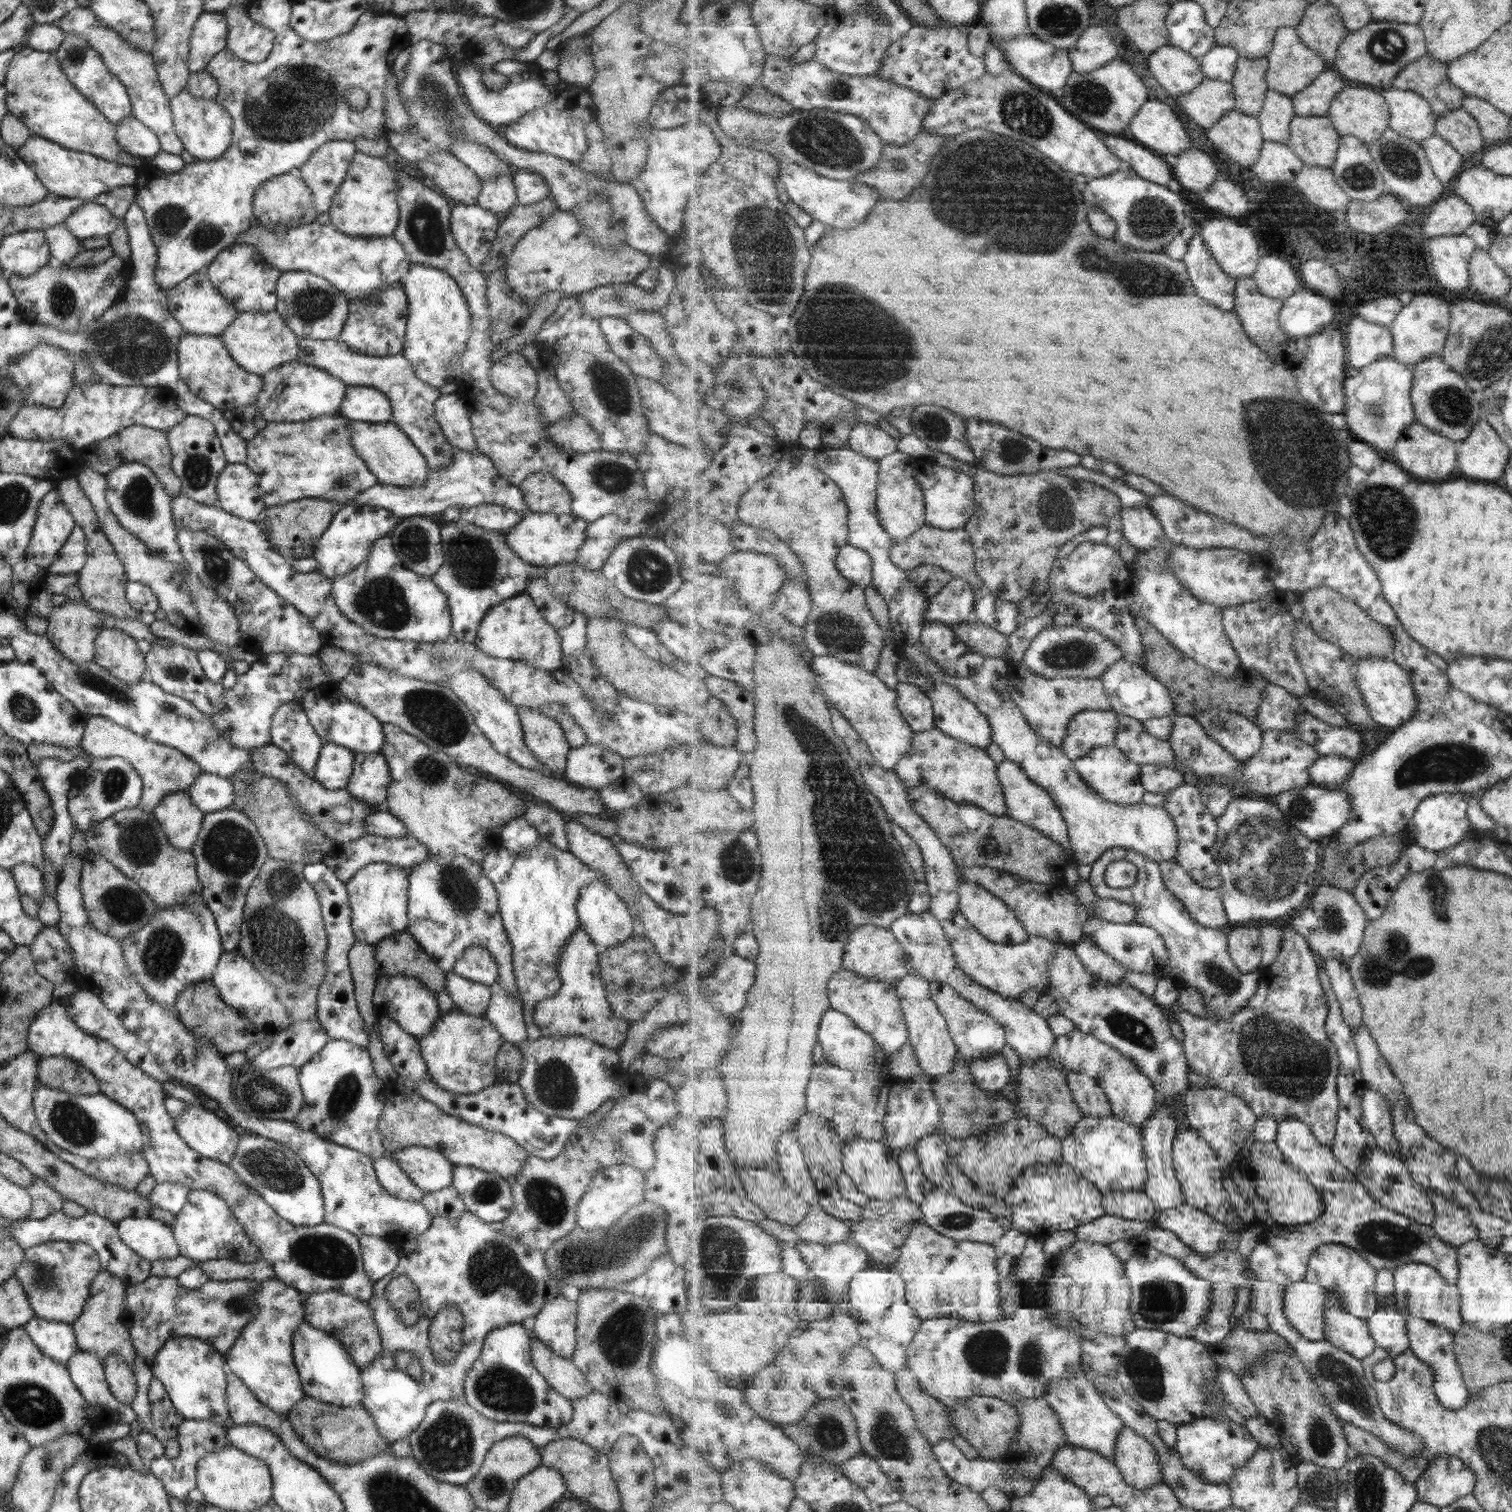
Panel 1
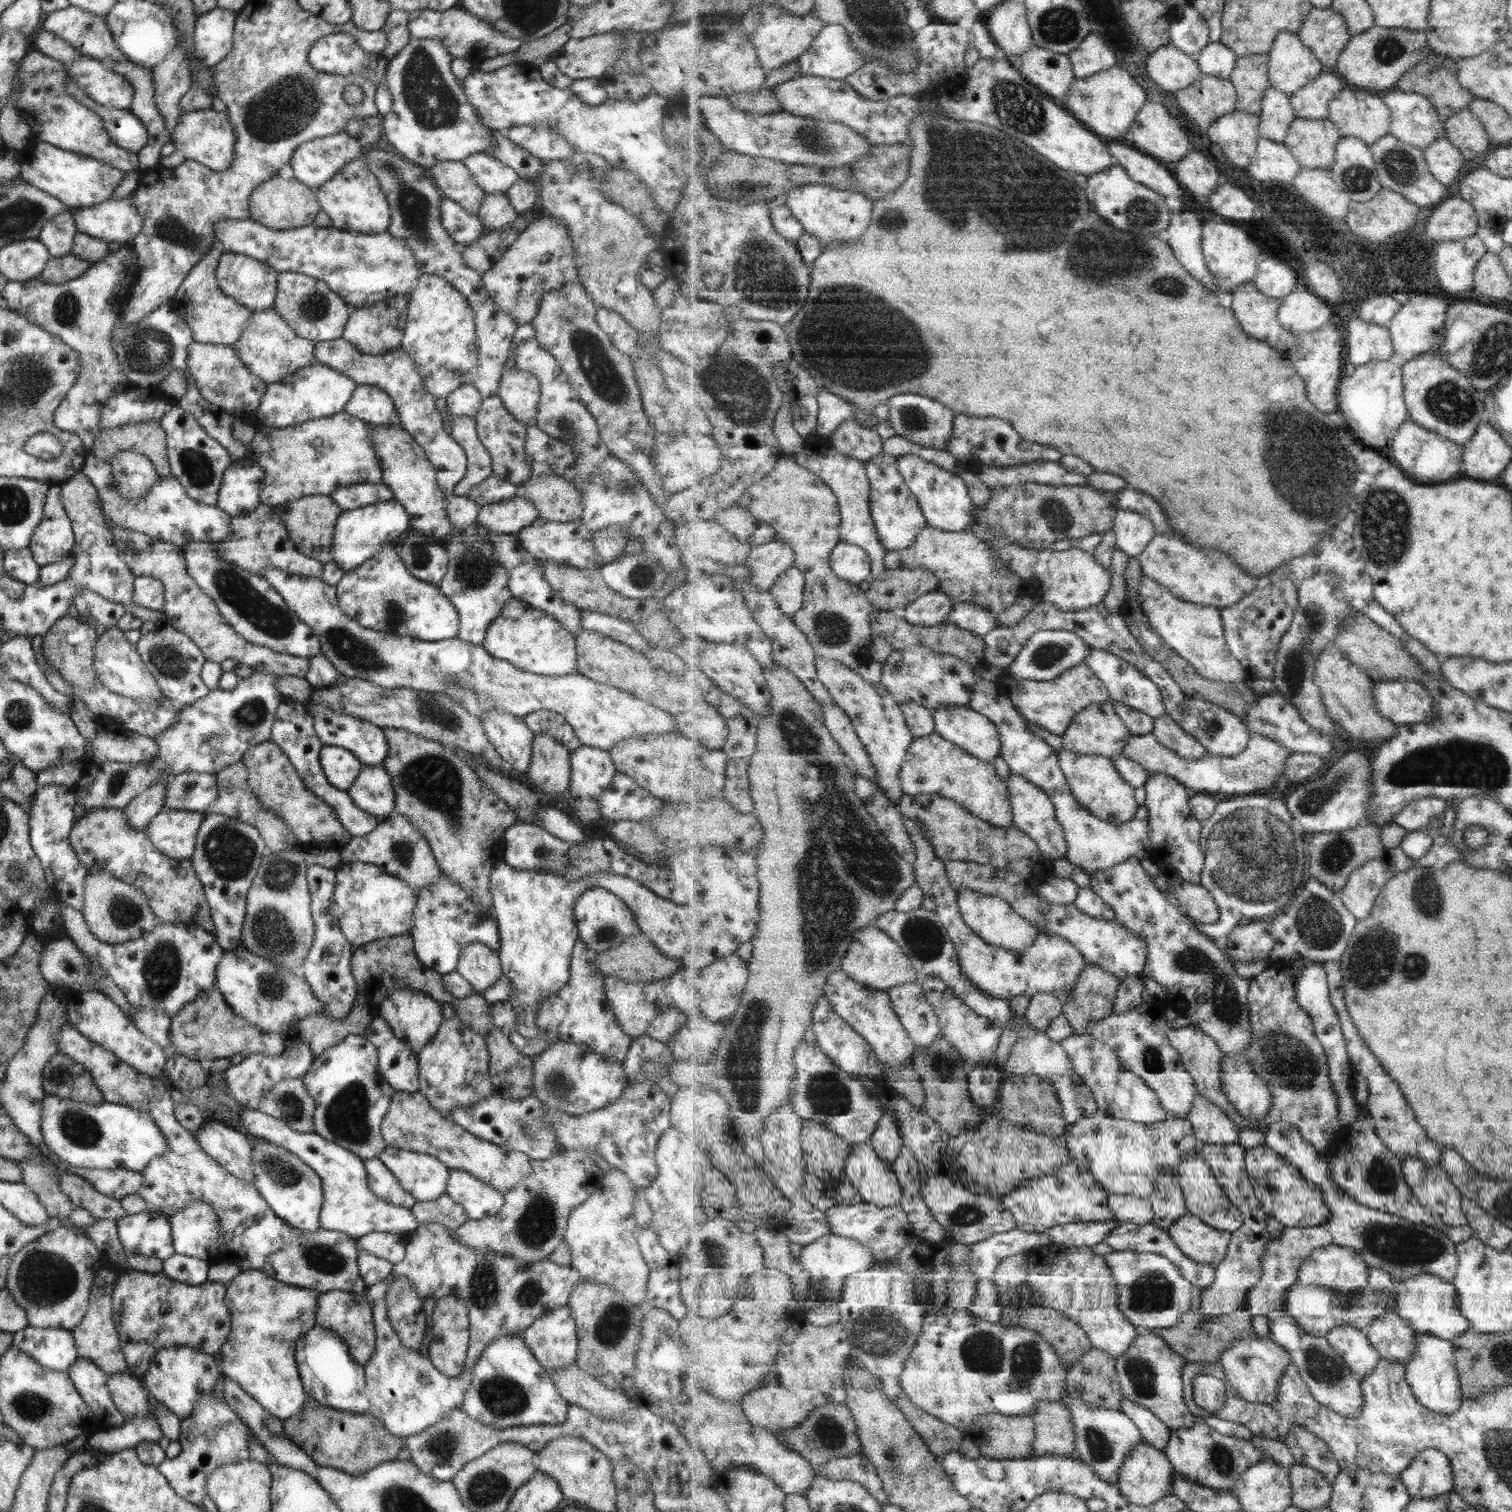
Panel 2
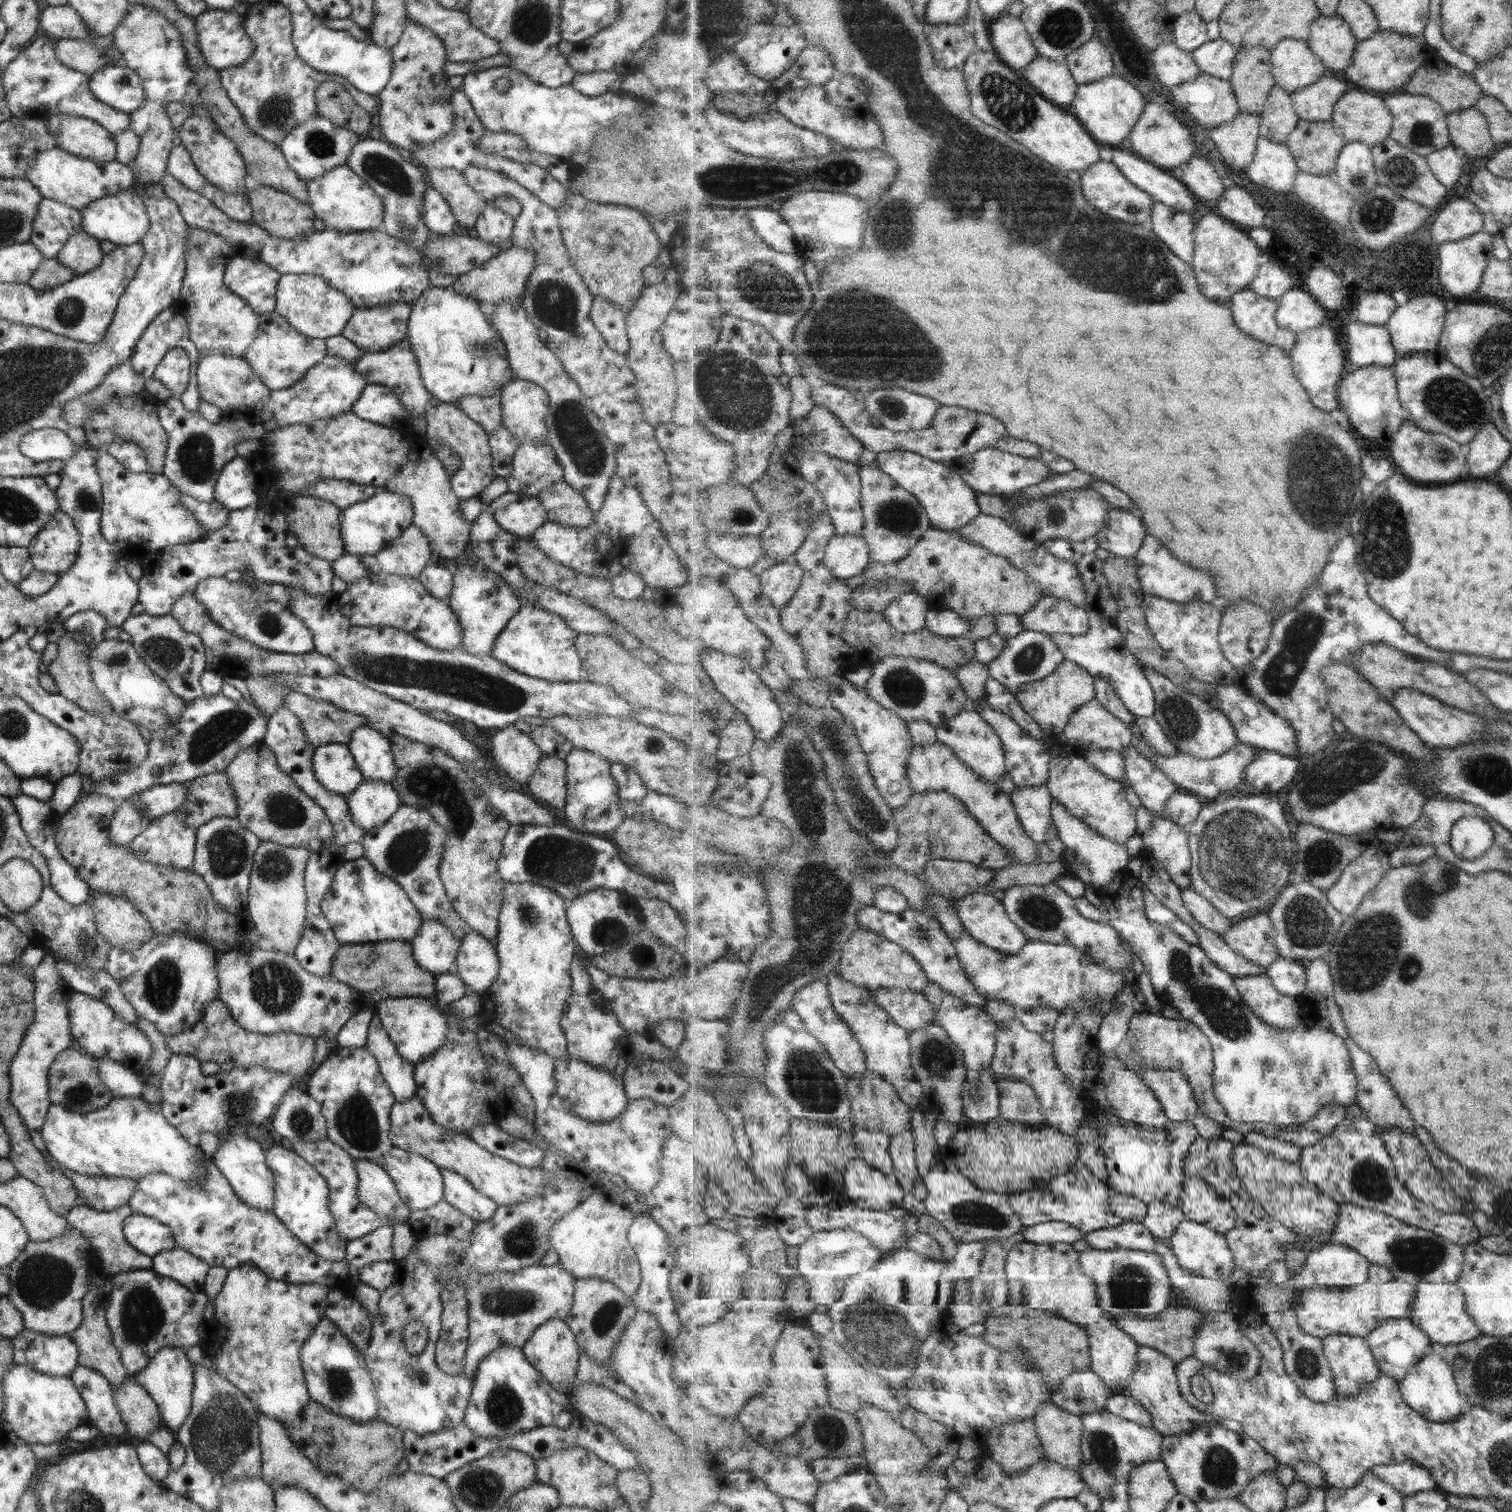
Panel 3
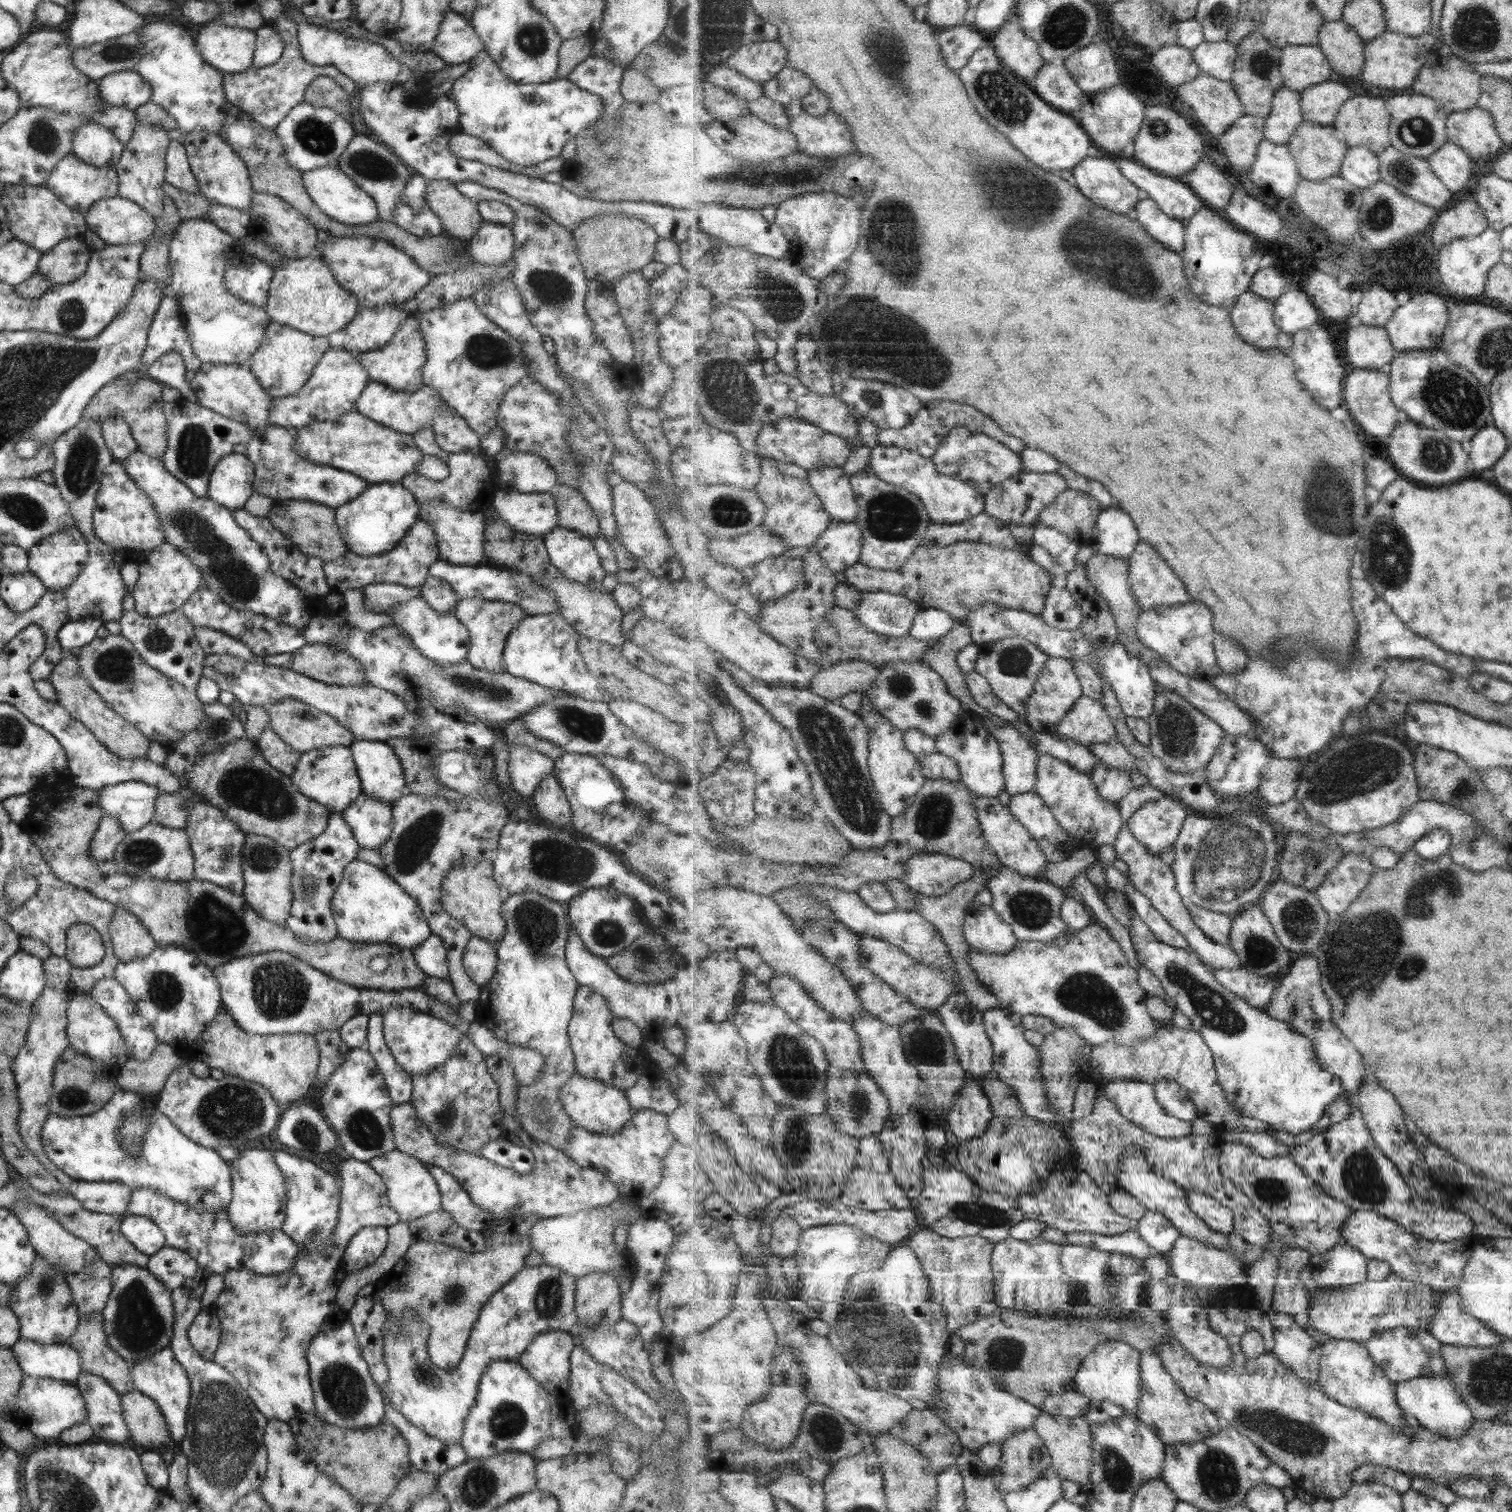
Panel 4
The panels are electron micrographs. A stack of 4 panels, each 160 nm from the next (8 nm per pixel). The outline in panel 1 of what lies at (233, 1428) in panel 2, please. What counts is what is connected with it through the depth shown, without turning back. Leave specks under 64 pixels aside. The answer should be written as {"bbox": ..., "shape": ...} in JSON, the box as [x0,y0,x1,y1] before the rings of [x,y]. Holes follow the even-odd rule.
{"bbox":[149,1419,228,1500],"shape":[[[209,1419],[184,1420],[178,1428],[178,1435],[175,1440],[179,1445],[179,1452],[175,1458],[167,1458],[161,1455],[153,1458],[149,1464],[149,1472],[153,1473],[163,1485],[166,1494],[173,1496],[175,1500],[187,1499],[187,1492],[196,1488],[196,1466],[199,1460],[212,1450],[219,1450],[222,1446],[228,1446],[226,1429],[220,1424],[214,1423]]]}

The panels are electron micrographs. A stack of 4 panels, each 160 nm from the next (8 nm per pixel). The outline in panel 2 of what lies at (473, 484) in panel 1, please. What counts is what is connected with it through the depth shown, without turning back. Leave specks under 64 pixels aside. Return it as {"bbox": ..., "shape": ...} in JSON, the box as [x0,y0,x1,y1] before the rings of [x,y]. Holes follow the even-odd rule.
{"bbox":[329,473,520,511],"shape":[[[492,473],[485,480],[482,480],[477,486],[474,486],[465,499],[473,501],[476,505],[482,507],[484,504],[499,502],[504,498],[513,498],[520,493],[519,485],[513,484],[499,478]],[[381,482],[338,486],[329,497],[342,511],[393,499],[392,492]]]}

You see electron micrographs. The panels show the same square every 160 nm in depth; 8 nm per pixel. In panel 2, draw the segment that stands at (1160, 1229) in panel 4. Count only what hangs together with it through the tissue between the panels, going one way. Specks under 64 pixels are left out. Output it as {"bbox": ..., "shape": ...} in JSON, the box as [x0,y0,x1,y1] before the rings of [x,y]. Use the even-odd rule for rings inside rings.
{"bbox":[1148,1170,1188,1230],"shape":[[[1166,1170],[1156,1182],[1156,1191],[1148,1197],[1154,1209],[1153,1224],[1168,1230],[1179,1219],[1188,1214],[1186,1197],[1177,1173]]]}

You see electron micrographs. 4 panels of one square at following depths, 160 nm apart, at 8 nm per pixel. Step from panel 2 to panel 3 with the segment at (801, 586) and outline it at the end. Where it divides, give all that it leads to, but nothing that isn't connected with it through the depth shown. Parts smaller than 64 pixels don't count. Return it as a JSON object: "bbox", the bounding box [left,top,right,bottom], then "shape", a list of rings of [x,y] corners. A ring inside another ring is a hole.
{"bbox":[758,560,804,609],"shape":[[[794,560],[777,563],[765,569],[758,577],[773,604],[782,609],[795,596],[801,586],[804,570]]]}

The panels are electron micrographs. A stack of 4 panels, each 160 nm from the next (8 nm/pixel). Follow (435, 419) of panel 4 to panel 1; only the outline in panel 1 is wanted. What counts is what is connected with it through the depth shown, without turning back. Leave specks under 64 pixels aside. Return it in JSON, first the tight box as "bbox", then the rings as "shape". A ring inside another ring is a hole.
{"bbox":[339,385,391,423],"shape":[[[346,385],[339,414],[358,423],[391,423],[387,397],[374,388]]]}

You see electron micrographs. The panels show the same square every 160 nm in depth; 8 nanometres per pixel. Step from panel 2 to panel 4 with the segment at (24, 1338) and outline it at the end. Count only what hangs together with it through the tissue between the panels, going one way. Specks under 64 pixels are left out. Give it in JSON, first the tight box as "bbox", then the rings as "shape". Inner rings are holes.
{"bbox":[10,1338,82,1385],"shape":[[[19,1338],[10,1349],[23,1375],[74,1385],[82,1374],[78,1352],[66,1343],[39,1344]]]}

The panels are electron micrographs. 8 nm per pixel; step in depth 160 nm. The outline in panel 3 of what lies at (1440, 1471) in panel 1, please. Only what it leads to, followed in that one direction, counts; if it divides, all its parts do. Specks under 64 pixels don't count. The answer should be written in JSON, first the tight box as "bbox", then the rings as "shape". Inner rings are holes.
{"bbox":[1371,1460,1439,1497],"shape":[[[1411,1460],[1374,1466],[1371,1471],[1379,1478],[1394,1485],[1405,1497],[1416,1492],[1436,1490],[1439,1487],[1428,1468],[1414,1464]]]}

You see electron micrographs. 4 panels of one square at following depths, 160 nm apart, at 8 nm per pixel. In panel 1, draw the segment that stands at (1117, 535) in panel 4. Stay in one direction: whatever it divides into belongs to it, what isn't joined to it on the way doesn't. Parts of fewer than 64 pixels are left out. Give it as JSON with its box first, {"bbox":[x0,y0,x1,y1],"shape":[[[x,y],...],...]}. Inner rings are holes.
{"bbox":[1120,506,1166,552],"shape":[[[1149,506],[1124,507],[1120,521],[1124,538],[1138,552],[1151,551],[1166,538],[1162,522]]]}

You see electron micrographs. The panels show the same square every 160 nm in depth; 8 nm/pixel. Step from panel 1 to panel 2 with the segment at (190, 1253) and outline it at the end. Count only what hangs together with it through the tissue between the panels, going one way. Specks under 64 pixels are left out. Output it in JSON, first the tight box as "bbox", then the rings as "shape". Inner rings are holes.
{"bbox":[169,1200,230,1261],"shape":[[[198,1200],[169,1216],[173,1253],[207,1261],[209,1256],[230,1260],[219,1241],[218,1220],[211,1205]]]}

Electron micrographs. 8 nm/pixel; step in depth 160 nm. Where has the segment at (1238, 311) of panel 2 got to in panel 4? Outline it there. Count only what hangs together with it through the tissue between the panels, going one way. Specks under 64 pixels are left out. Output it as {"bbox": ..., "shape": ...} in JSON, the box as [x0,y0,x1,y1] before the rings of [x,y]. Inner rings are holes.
{"bbox":[1231,291,1294,352],"shape":[[[1248,291],[1239,297],[1231,314],[1235,316],[1235,328],[1239,328],[1239,334],[1247,343],[1289,352],[1294,346],[1294,335],[1279,328],[1274,321],[1275,310],[1275,300]]]}

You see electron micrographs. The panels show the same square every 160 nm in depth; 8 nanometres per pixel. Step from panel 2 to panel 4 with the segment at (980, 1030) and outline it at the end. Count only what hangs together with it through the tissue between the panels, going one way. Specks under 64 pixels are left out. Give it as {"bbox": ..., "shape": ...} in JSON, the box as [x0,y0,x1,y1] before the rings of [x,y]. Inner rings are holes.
{"bbox":[937,990,995,1080],"shape":[[[957,990],[952,994],[950,999],[942,1007],[939,1007],[937,1011],[938,1017],[954,1040],[960,1063],[970,1077],[982,1080],[991,1076],[995,1067],[995,1052],[994,1044],[990,1036],[987,1035],[983,1012],[979,1011],[961,990]]]}

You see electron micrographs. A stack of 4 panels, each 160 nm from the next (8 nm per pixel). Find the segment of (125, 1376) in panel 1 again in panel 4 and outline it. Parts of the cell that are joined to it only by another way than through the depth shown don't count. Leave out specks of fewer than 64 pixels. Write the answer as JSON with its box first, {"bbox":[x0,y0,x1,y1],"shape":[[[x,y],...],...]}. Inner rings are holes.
{"bbox":[120,1389,173,1451],"shape":[[[134,1389],[120,1397],[120,1405],[130,1439],[148,1451],[173,1446],[159,1407]]]}

